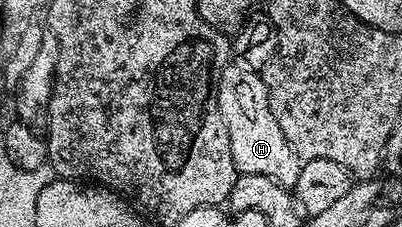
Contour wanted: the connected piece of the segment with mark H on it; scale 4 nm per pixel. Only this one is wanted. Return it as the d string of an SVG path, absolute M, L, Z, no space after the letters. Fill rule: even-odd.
M242 62L228 63L219 79L217 106L229 134L229 150L233 154L236 173L265 174L265 178L273 178L282 188L294 189L303 164L293 146L285 142L277 118L273 118L262 75Z

